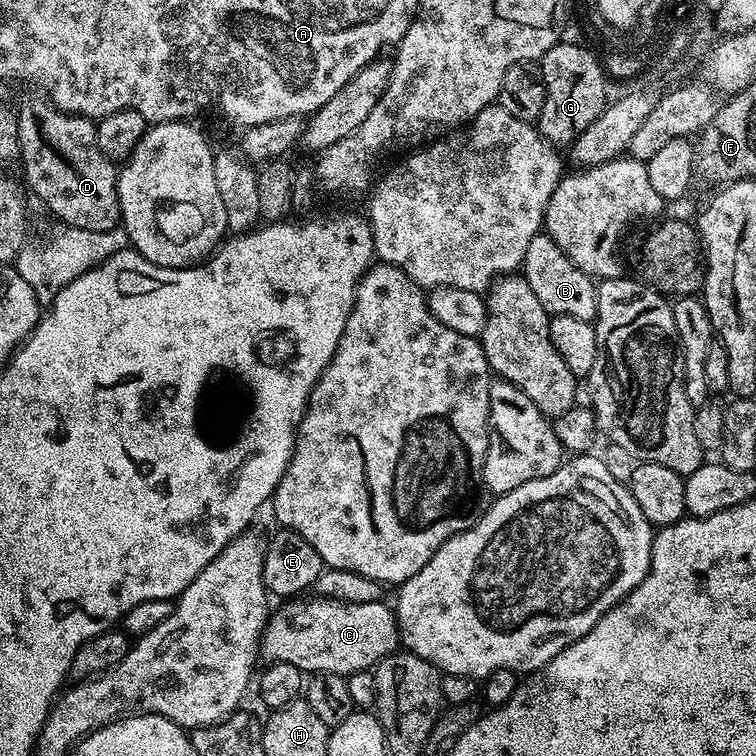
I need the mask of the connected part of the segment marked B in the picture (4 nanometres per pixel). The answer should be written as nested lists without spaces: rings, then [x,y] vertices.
[[[546,234],[530,238],[522,265],[525,282],[534,290],[538,302],[548,311],[549,317],[569,316],[595,321],[596,318],[596,285],[597,281],[582,271],[560,247]]]

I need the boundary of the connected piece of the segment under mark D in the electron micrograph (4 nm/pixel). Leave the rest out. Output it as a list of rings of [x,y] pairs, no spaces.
[[[28,90],[20,100],[18,117],[20,121],[20,154],[24,160],[24,176],[32,192],[57,216],[61,225],[78,227],[82,230],[106,231],[121,223],[119,194],[117,192],[118,168],[113,161],[98,150],[96,124],[89,117],[76,116],[56,107],[40,90]]]

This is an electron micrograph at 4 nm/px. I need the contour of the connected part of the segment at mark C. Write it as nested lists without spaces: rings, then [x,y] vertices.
[[[292,598],[280,609],[269,615],[268,623],[260,634],[260,656],[268,659],[268,662],[277,664],[289,664],[305,674],[325,672],[326,674],[338,674],[347,678],[355,672],[366,672],[375,669],[382,658],[392,655],[401,647],[400,627],[396,621],[395,611],[384,605],[383,599],[374,602],[362,602],[361,604],[345,604],[343,600],[330,600],[327,598],[315,598],[316,600],[304,600],[308,598]]]

